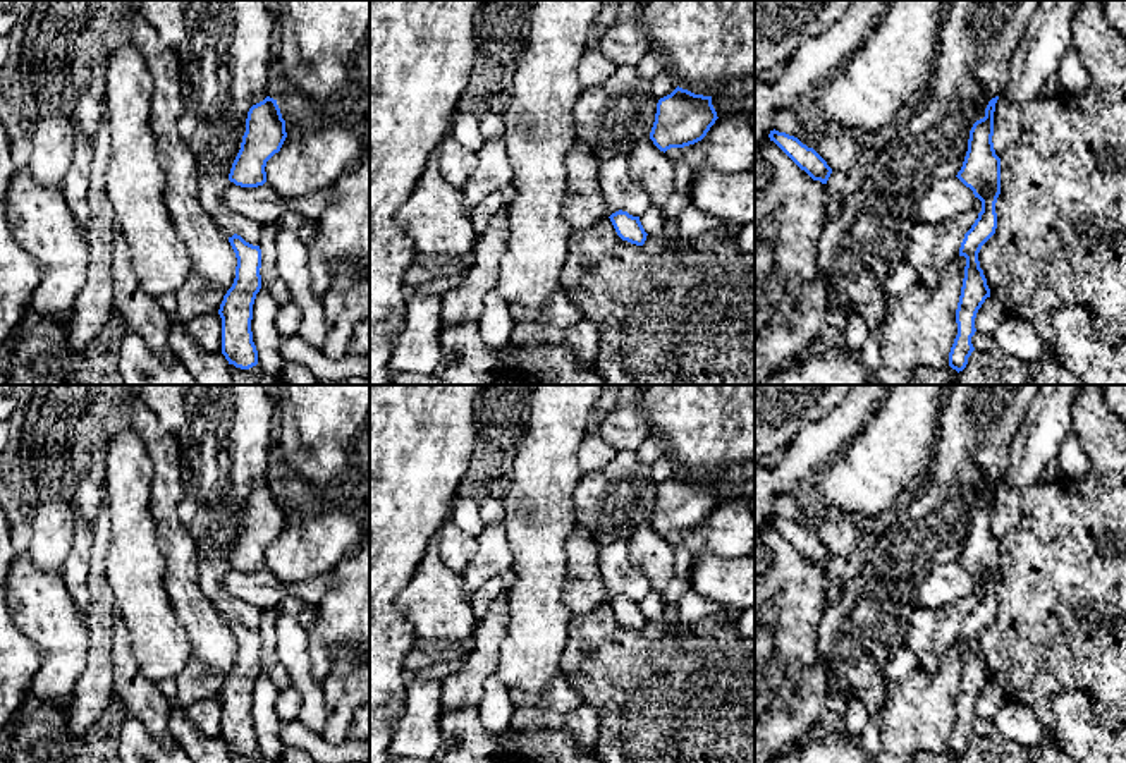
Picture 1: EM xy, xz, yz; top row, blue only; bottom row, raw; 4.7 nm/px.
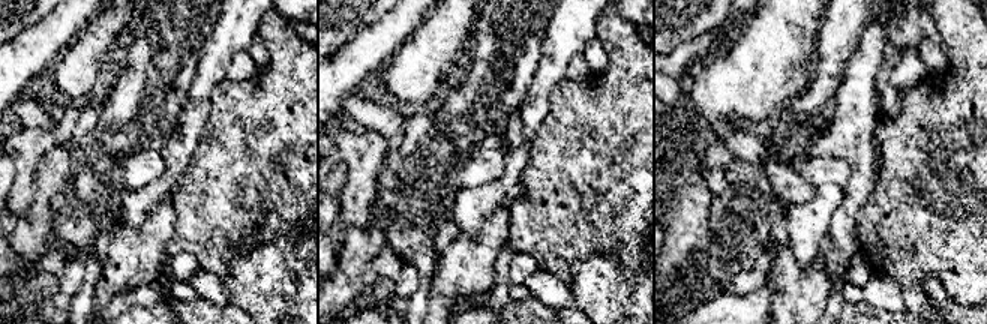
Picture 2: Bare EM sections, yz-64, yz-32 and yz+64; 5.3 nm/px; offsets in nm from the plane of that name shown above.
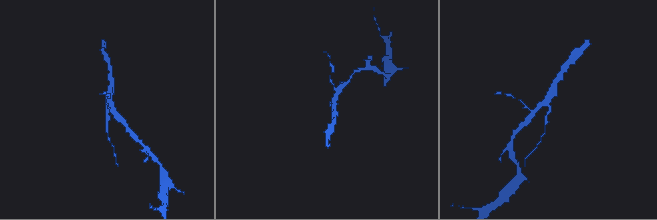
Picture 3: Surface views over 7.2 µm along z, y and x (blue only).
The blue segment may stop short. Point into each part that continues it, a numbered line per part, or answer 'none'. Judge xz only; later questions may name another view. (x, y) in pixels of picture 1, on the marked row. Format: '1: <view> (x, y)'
none

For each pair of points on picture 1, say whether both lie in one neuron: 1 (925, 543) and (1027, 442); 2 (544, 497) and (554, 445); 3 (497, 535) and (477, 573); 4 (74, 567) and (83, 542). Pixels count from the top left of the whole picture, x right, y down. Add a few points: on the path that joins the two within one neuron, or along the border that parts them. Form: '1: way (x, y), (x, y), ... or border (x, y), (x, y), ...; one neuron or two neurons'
1: border (1021, 423), (1009, 445), (1008, 466), (997, 480); two neurons
2: way (544, 485), (547, 457); one neuron
3: way (494, 543), (494, 555), (485, 564); one neuron
4: way (78, 561), (81, 549); one neuron

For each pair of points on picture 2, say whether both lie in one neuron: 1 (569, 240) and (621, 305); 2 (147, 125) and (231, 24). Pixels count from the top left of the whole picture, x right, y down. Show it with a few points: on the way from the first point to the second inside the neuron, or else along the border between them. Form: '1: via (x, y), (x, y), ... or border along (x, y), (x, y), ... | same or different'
1: border along (618, 255), (600, 251), (576, 260), (567, 285) | different
2: border along (212, 33), (185, 98) | different

